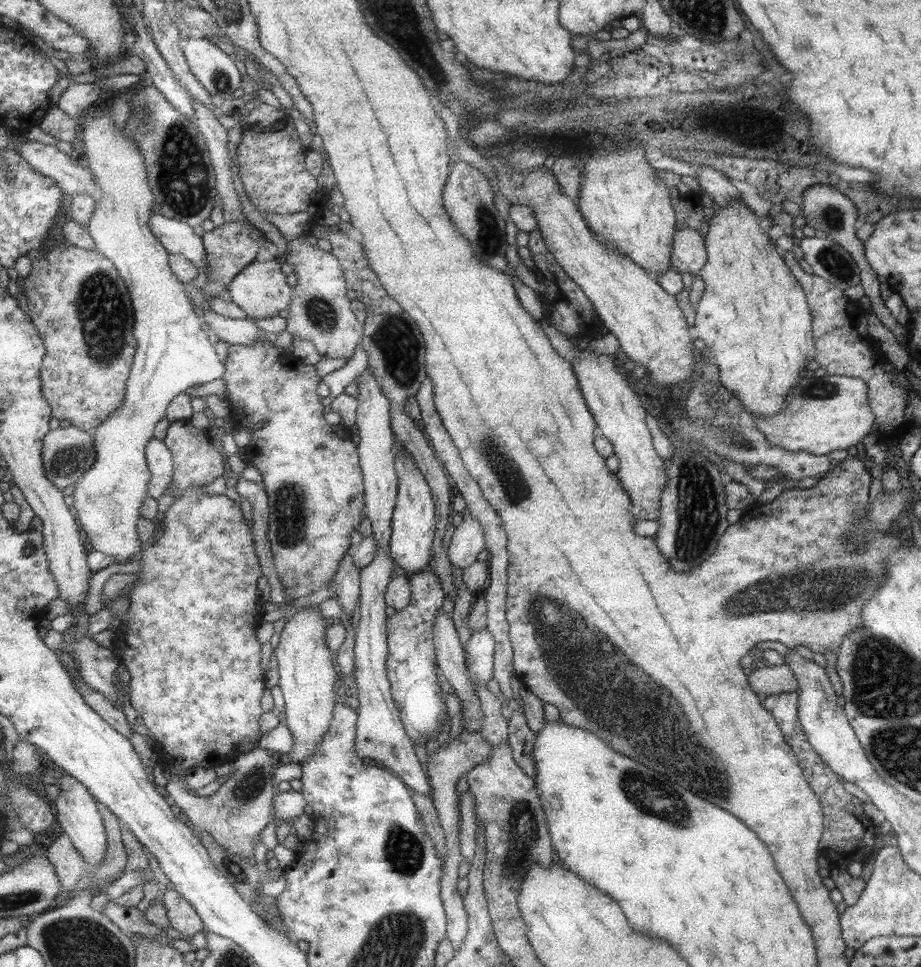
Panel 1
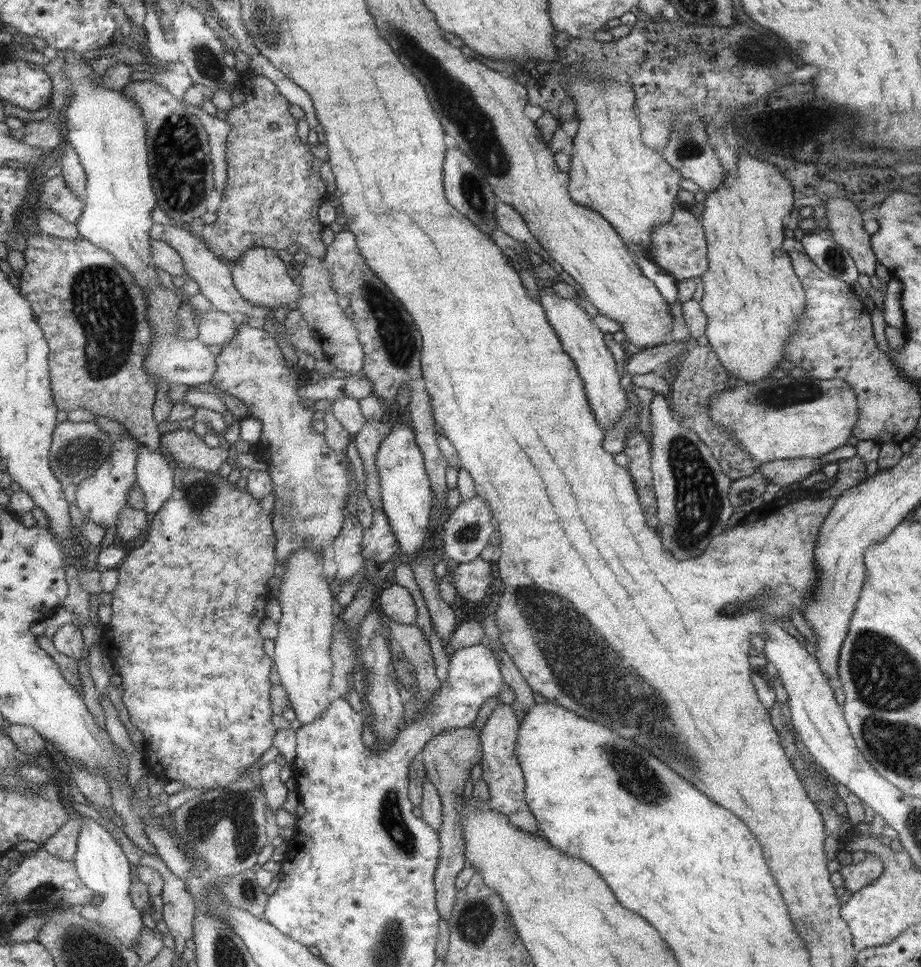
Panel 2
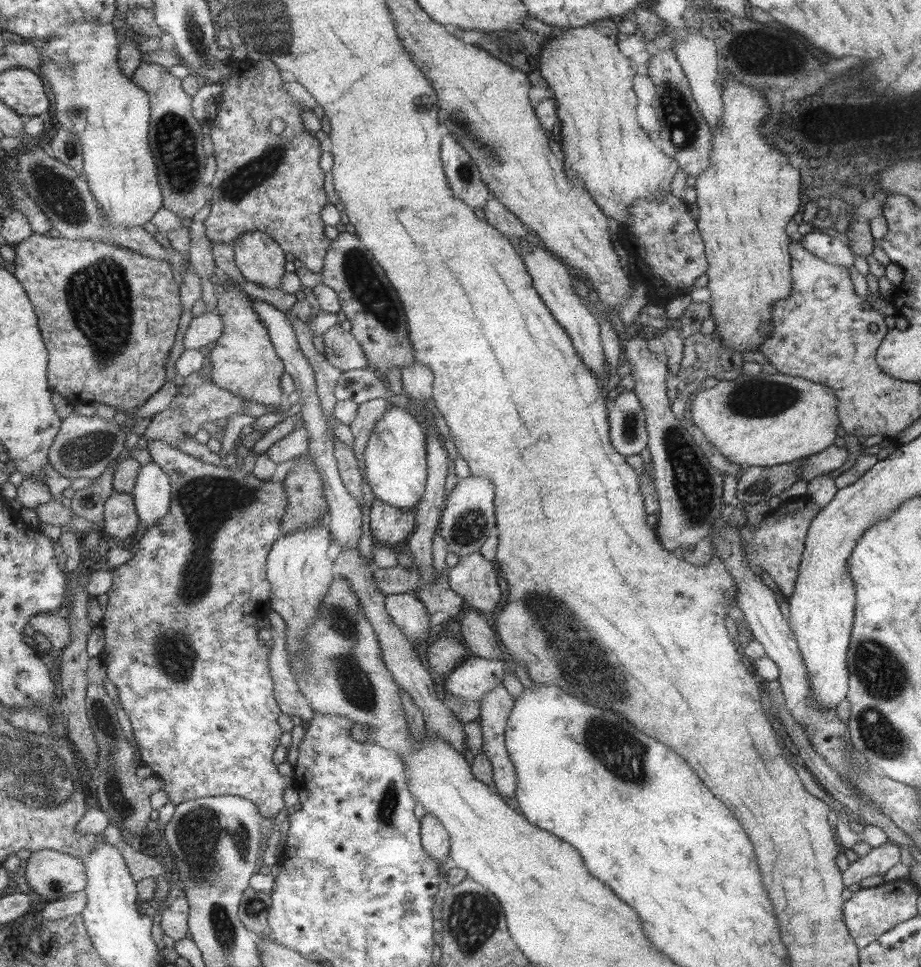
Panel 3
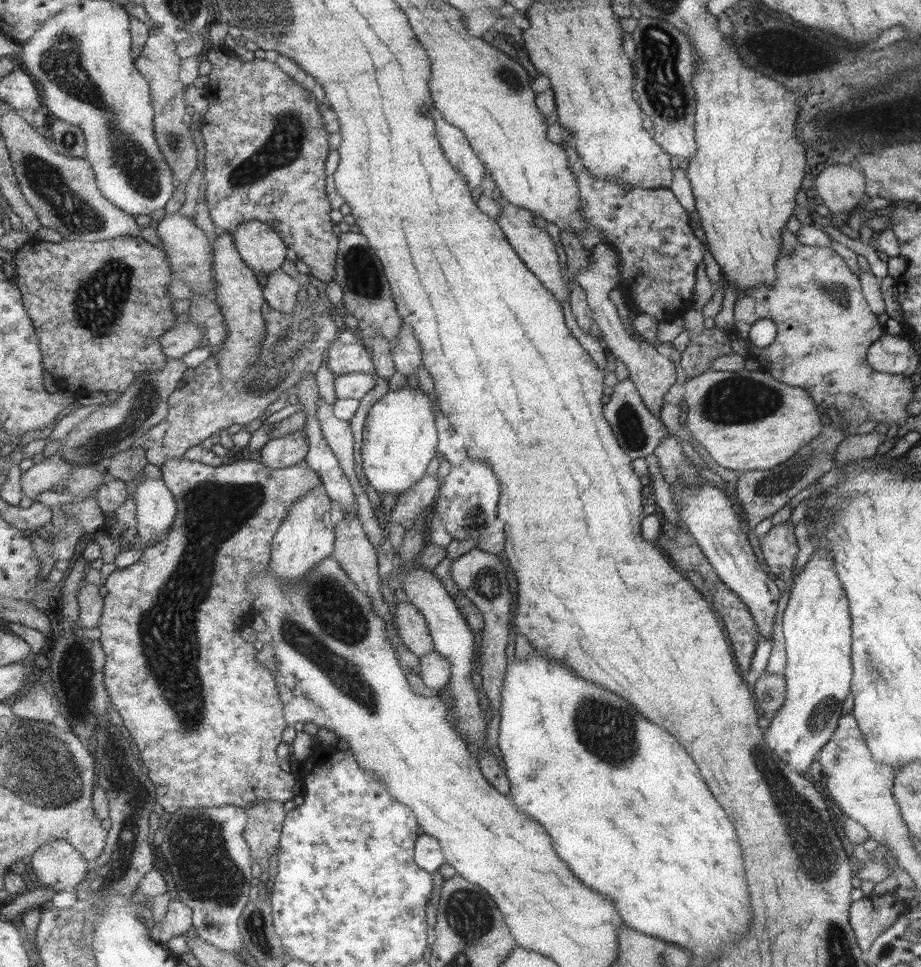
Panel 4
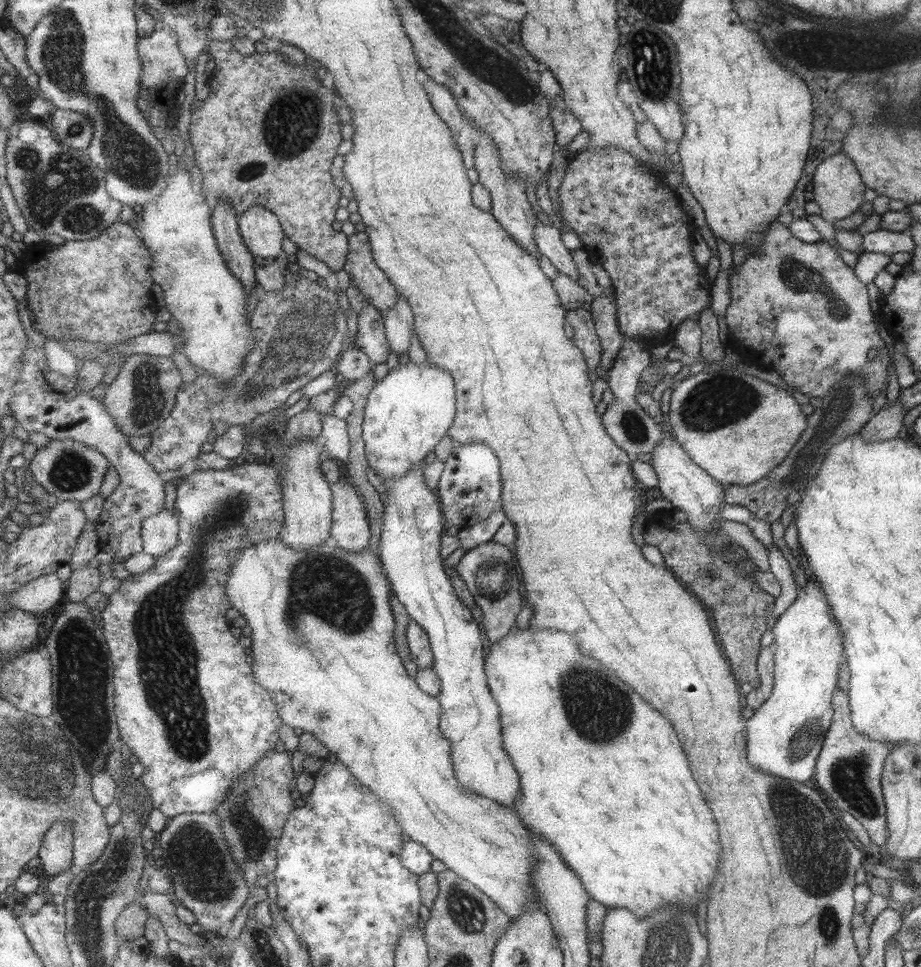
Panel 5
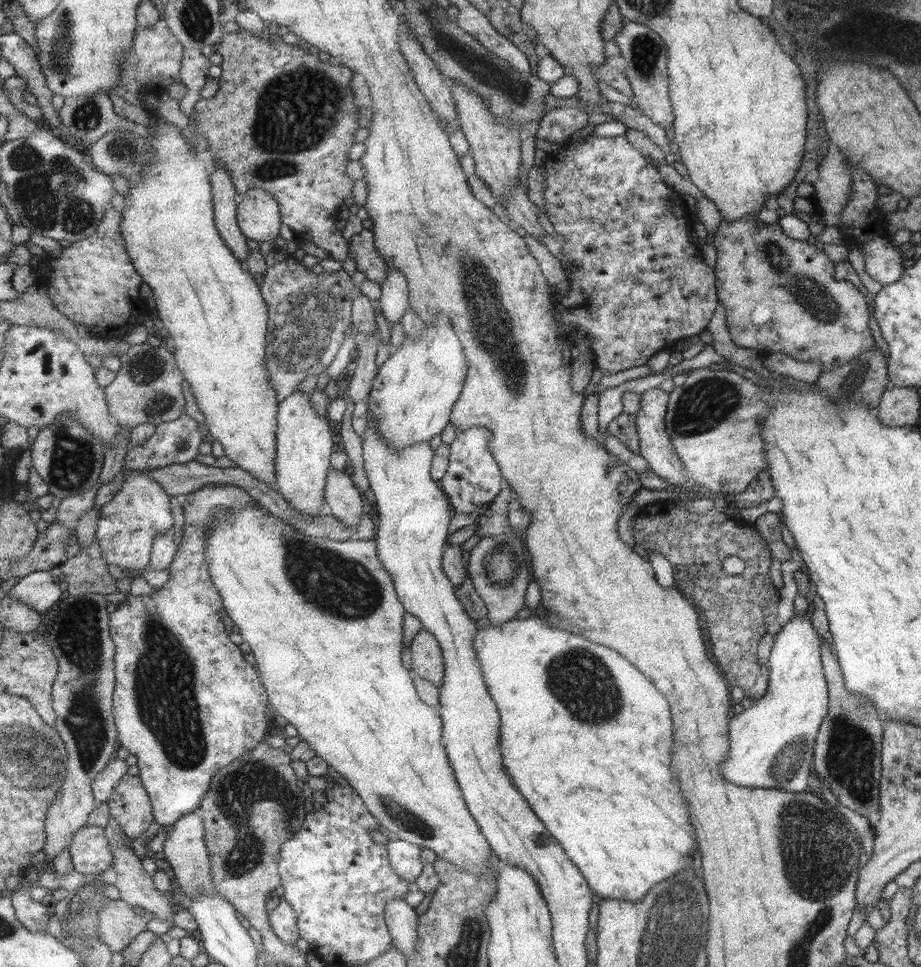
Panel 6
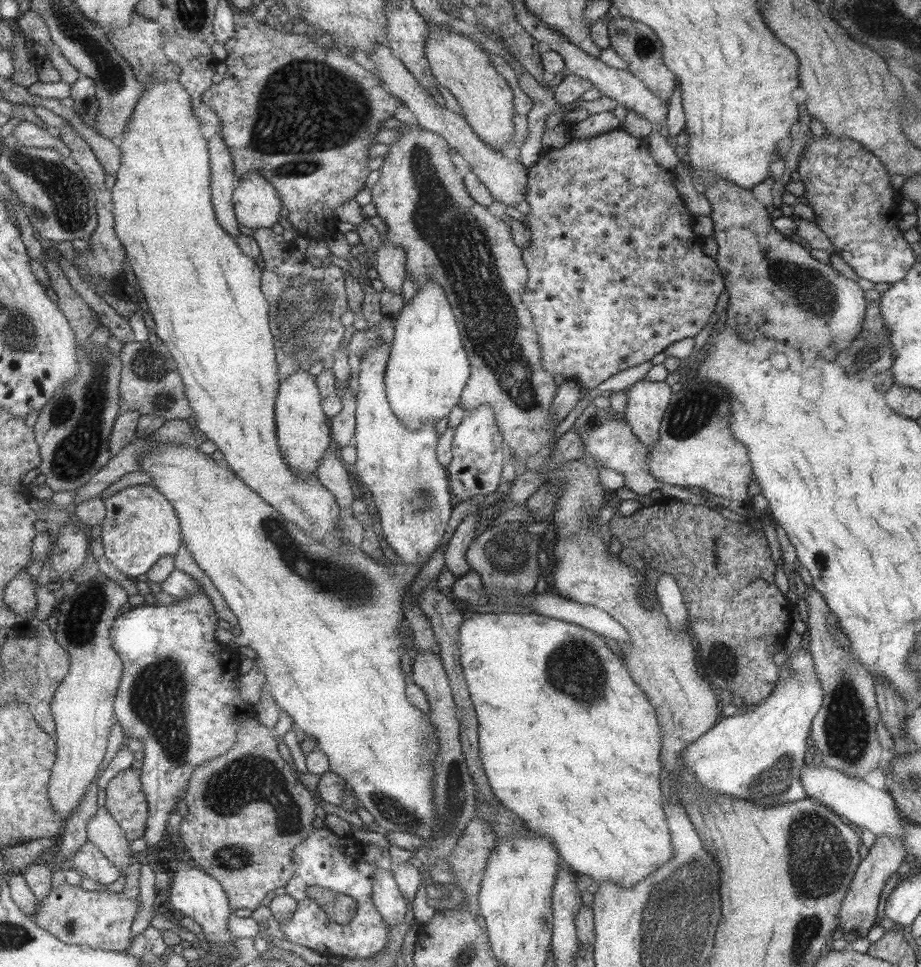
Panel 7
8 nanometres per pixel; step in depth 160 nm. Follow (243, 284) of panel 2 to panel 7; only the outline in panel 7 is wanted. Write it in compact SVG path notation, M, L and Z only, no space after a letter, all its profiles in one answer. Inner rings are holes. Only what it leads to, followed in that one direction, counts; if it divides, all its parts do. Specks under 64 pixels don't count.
M255 171L238 180L234 205L240 224L251 229L271 228L281 210L275 187Z

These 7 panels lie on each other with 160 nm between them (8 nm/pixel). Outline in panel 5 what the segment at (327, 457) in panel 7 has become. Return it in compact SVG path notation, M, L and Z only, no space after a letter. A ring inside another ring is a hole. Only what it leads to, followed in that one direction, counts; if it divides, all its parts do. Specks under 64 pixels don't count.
M344 478L332 485L332 545L357 555L368 548L370 540L364 505L356 489Z

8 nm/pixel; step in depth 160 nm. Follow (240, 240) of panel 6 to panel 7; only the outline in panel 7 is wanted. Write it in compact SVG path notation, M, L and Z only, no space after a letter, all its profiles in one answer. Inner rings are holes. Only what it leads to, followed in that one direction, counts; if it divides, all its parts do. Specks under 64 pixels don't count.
M220 131L209 140L209 148L212 164L212 201L216 215L221 226L237 238L242 234L234 205L234 193L239 182L235 162Z

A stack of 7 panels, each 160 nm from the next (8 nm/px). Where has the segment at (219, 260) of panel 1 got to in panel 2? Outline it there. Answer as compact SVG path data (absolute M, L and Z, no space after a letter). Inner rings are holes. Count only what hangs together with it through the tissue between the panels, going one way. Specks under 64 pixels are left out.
M252 73L242 74L235 88L243 92L245 99L240 106L232 106L226 112L226 120L231 124L231 134L227 143L228 176L218 211L202 230L206 245L224 262L237 262L250 248L271 248L293 250L302 248L308 260L321 259L326 247L319 239L323 228L318 219L318 208L323 204L325 186L319 174L311 173L313 157L309 148L301 144L295 132L295 118L289 114L287 100L279 94L267 78Z

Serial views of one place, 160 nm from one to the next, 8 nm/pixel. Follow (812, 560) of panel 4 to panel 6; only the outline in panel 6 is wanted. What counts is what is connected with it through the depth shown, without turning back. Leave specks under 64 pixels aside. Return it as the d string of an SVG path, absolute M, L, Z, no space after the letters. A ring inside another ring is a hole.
M791 615L789 620L772 635L769 665L769 684L761 698L753 706L734 715L728 725L730 752L720 764L720 773L732 783L745 788L767 788L801 792L807 784L813 746L820 725L828 714L828 687L824 678L823 663L819 660L819 634L813 630L809 616Z

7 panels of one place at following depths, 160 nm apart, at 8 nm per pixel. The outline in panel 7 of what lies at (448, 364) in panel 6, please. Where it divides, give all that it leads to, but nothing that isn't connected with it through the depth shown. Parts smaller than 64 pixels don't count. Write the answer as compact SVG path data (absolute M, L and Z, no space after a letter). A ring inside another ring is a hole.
M428 282L424 288L401 308L398 317L392 320L394 335L388 352L388 362L384 370L384 391L392 413L409 430L419 430L428 422L445 418L449 411L460 401L467 376L471 373L471 363L467 362L461 342L458 325L449 309L448 300L436 282Z

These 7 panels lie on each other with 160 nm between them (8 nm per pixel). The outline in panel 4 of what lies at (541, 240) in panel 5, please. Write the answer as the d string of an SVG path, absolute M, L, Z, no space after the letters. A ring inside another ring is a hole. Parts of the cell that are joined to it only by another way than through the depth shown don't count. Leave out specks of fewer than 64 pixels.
M598 242L588 251L586 269L576 272L574 279L585 293L587 306L592 310L595 332L601 342L607 346L606 352L625 365L628 370L628 378L634 384L642 403L660 421L663 396L675 382L675 368L673 368L672 360L667 360L667 356L665 358L659 356L649 344L639 344L639 341L631 340L629 334L623 330L620 315L617 314L616 306L609 298L610 290L613 290L620 281L618 252L605 242Z

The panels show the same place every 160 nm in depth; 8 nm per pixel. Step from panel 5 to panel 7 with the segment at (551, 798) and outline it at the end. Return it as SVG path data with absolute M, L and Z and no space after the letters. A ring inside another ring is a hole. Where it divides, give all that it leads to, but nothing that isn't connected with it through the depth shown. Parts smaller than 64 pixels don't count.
M473 613L469 618L464 619L464 621L459 625L458 628L458 642L457 650L459 650L459 663L462 666L463 676L466 680L466 687L474 706L474 711L476 714L476 721L478 724L477 734L478 734L478 754L480 755L480 761L483 763L484 773L488 777L488 783L490 790L493 792L495 799L499 803L503 803L510 811L521 819L524 826L532 832L537 834L542 834L552 846L556 847L556 851L562 858L565 864L568 864L572 868L573 872L580 874L586 874L590 876L595 882L595 884L600 884L601 882L609 882L616 884L617 886L622 886L622 888L631 888L634 884L637 884L640 880L644 880L646 876L649 876L652 872L656 872L658 868L664 866L666 862L669 862L674 857L674 848L672 846L672 836L670 835L670 830L668 829L668 822L666 821L666 814L664 808L661 808L661 784L659 784L659 750L661 750L661 726L658 722L658 716L656 712L653 712L653 706L651 702L647 702L645 698L646 694L643 694L639 688L637 688L637 683L631 682L631 675L627 674L626 668L621 666L620 658L611 652L609 646L605 644L603 637L601 635L595 634L593 631L587 630L584 627L574 625L573 623L563 622L561 619L549 618L543 615L538 615L537 613Z

